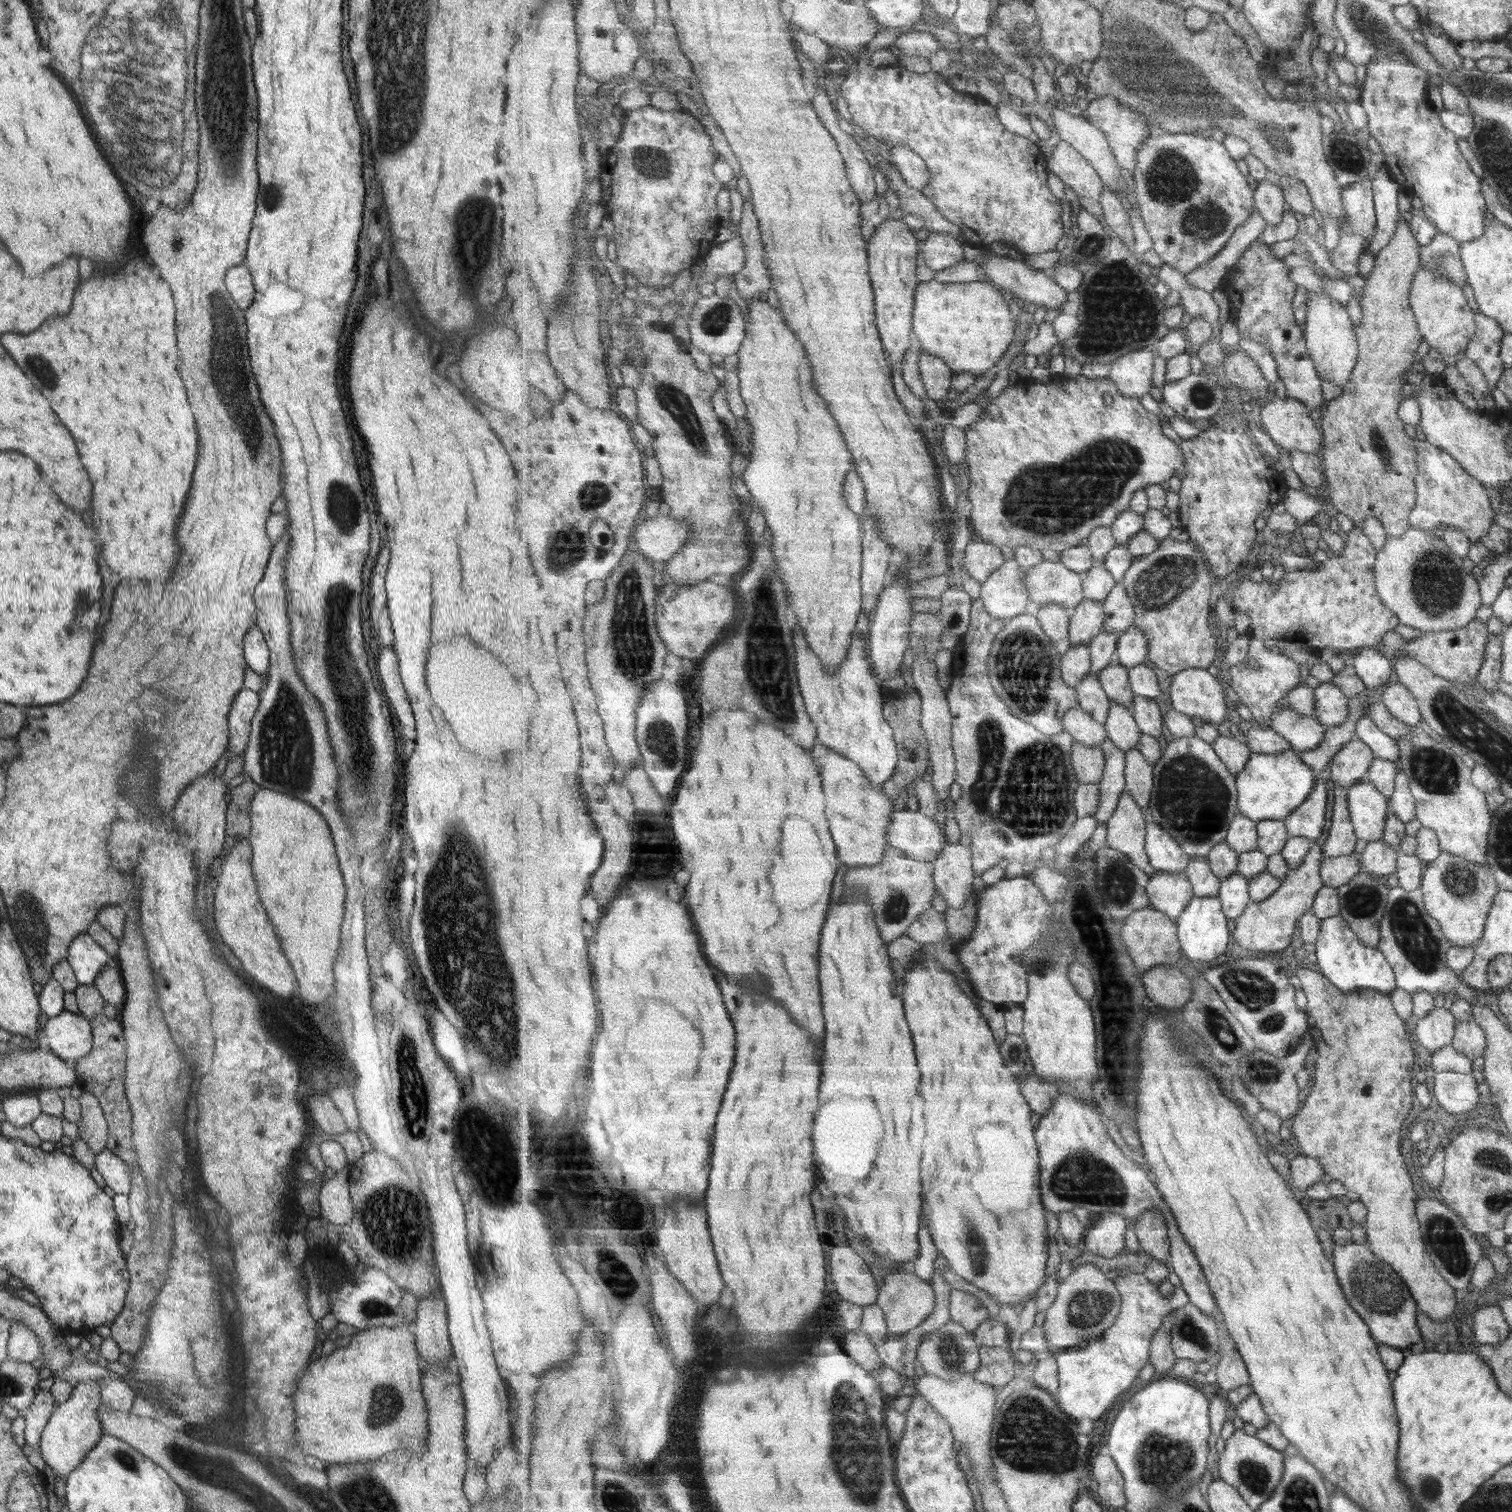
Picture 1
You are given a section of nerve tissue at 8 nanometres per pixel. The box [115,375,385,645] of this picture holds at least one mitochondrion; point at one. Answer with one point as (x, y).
(342, 502)

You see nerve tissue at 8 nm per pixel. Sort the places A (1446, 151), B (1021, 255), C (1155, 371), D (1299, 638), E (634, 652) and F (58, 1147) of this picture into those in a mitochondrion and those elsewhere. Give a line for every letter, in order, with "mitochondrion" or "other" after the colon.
A: other
B: other
C: other
D: other
E: mitochondrion
F: other

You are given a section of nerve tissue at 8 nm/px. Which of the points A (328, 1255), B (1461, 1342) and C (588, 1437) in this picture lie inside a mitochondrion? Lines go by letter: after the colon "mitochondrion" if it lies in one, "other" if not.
A: other
B: other
C: other

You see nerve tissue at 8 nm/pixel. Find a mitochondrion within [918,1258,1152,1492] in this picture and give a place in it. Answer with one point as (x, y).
(1041, 1447)

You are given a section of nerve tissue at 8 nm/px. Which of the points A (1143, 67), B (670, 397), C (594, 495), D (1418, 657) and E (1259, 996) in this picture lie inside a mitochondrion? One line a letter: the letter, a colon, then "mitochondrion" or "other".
A: mitochondrion
B: mitochondrion
C: mitochondrion
D: other
E: mitochondrion

